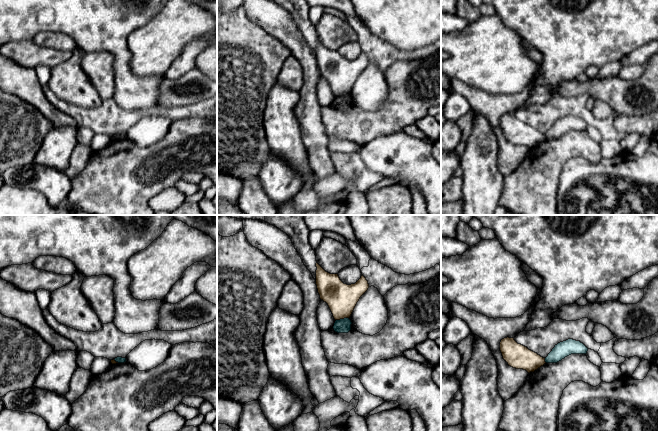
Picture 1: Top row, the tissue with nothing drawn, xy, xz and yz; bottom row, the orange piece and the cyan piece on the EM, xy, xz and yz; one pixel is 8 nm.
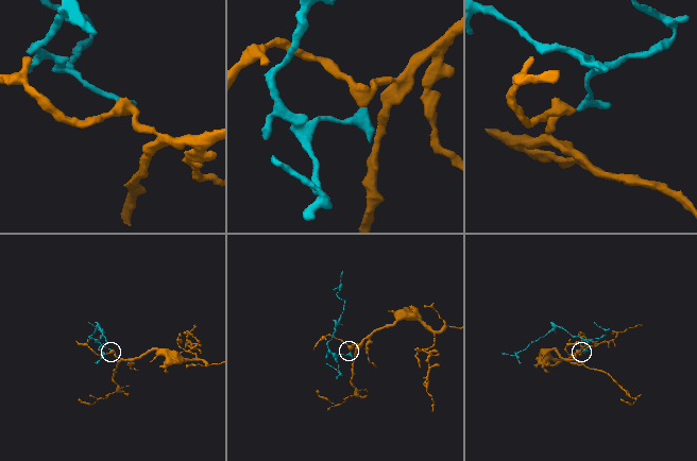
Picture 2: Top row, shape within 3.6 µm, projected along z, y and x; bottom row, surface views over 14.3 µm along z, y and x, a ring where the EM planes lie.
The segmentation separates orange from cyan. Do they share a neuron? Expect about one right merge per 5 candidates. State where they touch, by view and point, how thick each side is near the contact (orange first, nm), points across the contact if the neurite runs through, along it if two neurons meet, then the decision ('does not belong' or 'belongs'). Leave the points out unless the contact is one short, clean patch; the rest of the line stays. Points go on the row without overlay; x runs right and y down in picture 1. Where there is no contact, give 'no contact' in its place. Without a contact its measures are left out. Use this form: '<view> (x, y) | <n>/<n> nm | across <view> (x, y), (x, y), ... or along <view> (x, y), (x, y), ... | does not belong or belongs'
xz (342, 94) | 240/110 nm | along xz (348, 93), (336, 96) | does not belong

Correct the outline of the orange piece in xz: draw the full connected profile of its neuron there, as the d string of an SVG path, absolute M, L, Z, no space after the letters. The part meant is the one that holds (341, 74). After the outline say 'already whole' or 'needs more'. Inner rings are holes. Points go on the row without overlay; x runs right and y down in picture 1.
M316 39L316 61L320 75L326 78L335 96L349 94L360 73L368 66L369 60L362 51L351 61L344 60L338 50L326 48Z; already whole

